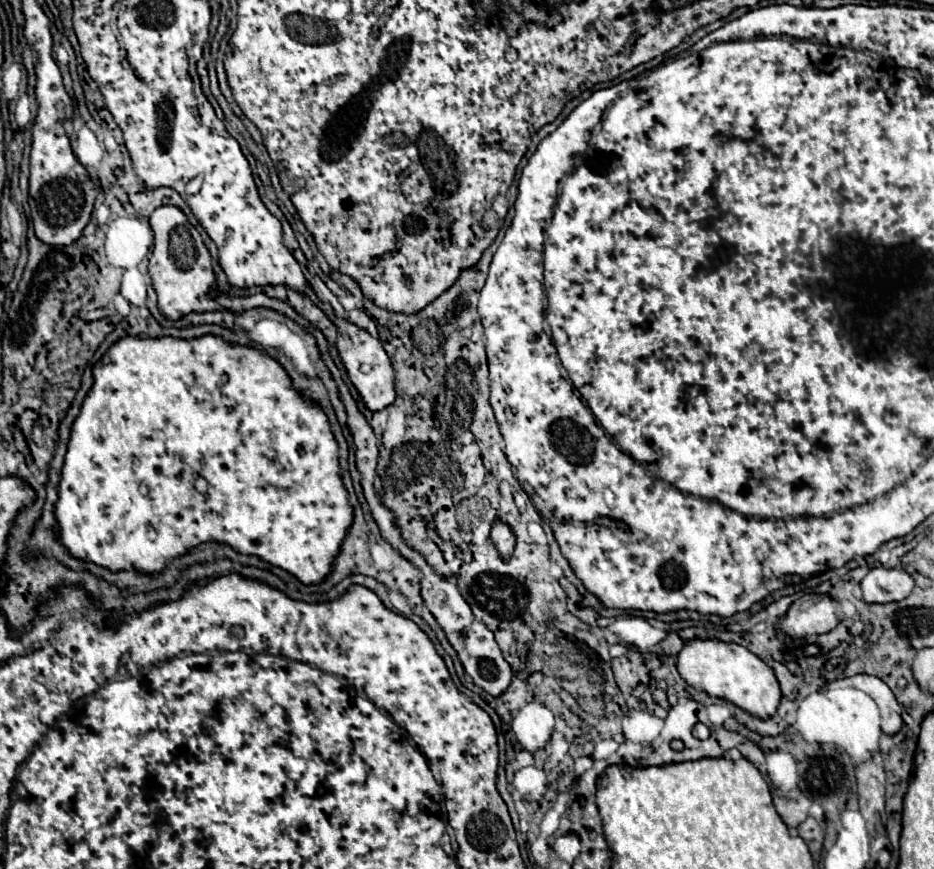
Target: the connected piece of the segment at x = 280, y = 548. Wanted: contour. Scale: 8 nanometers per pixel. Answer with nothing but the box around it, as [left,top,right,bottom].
[54,335,354,585]

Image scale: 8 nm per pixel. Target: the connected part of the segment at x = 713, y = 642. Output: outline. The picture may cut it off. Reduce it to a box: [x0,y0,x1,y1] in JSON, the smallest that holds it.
[676,639,780,719]

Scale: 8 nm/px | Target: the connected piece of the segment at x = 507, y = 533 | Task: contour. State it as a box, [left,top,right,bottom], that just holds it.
[492,521,514,559]

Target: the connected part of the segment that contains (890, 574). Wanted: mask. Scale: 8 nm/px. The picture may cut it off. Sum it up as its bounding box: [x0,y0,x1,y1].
[860,567,914,603]

